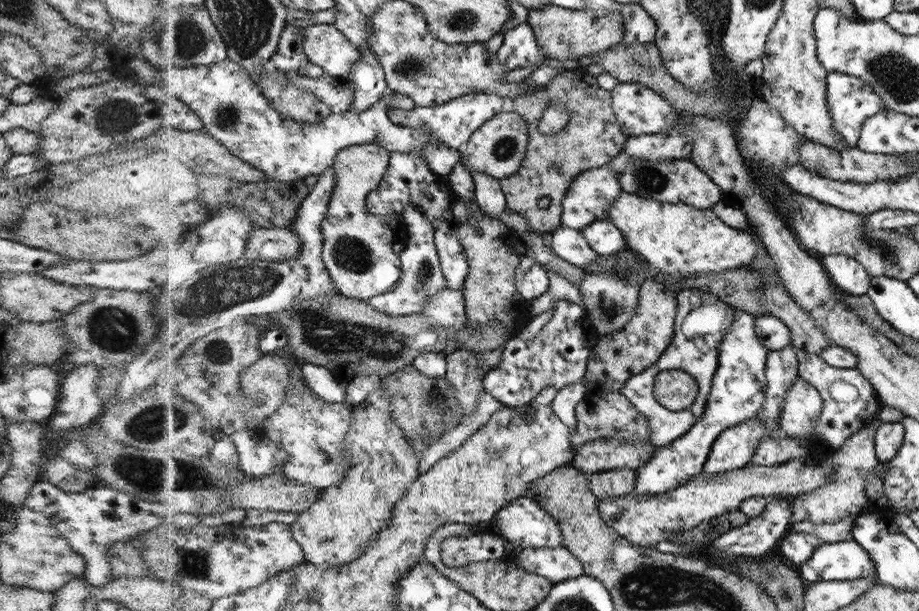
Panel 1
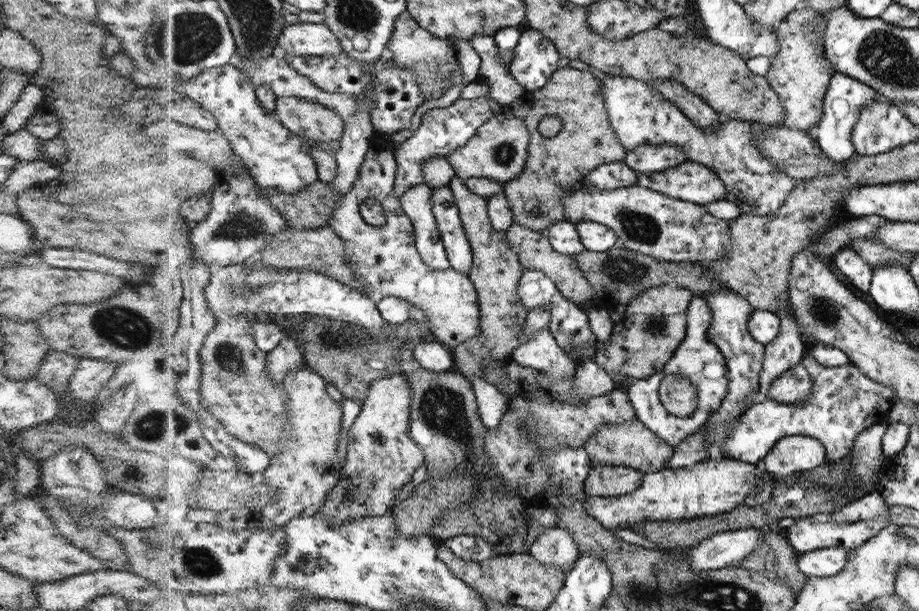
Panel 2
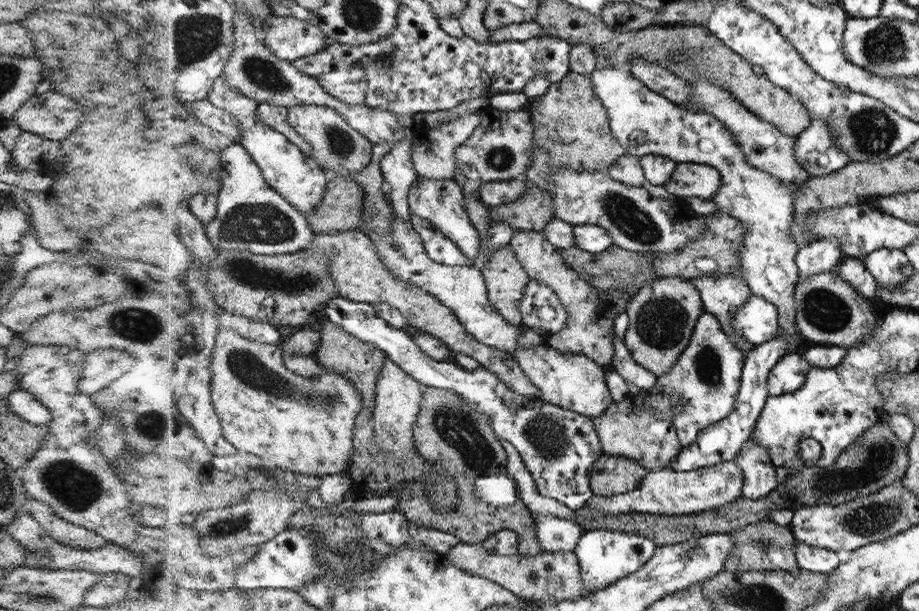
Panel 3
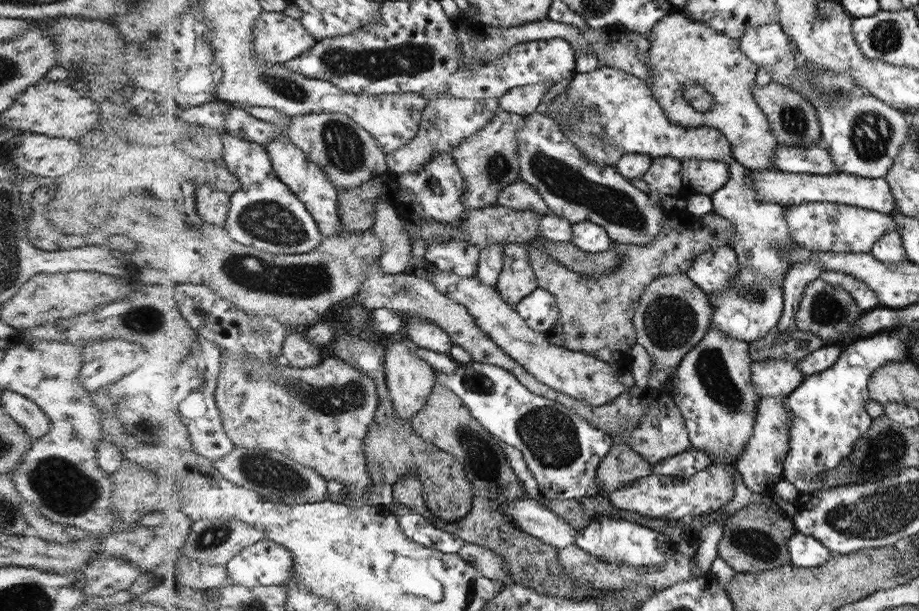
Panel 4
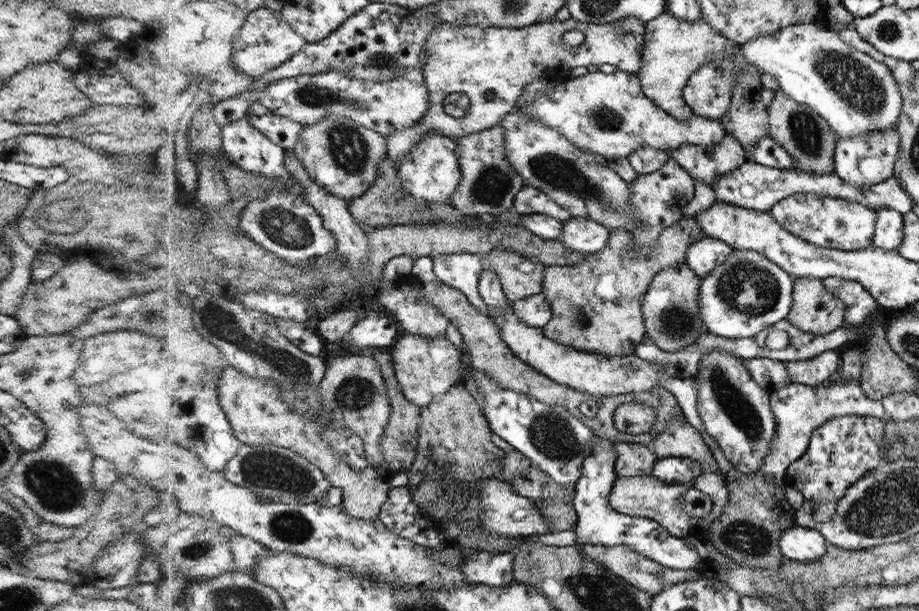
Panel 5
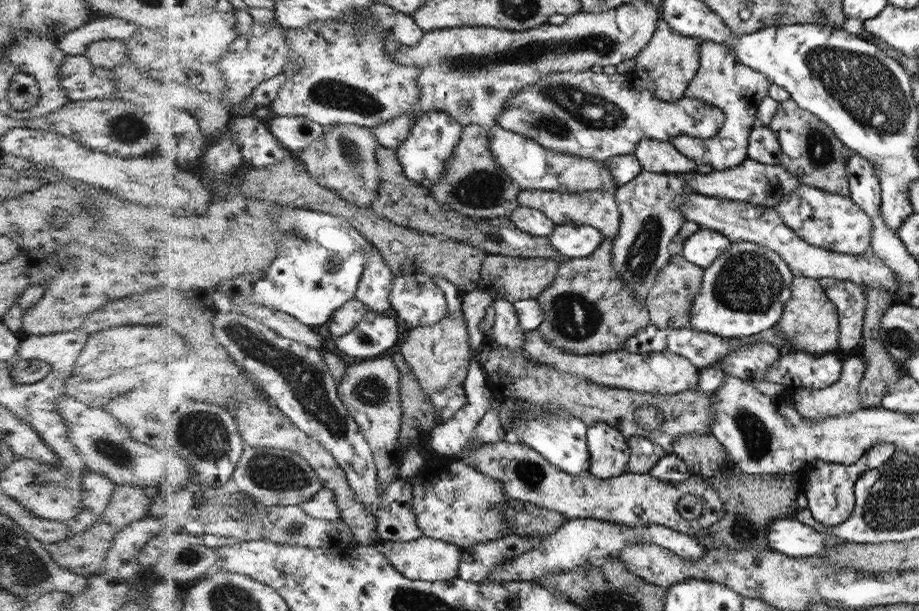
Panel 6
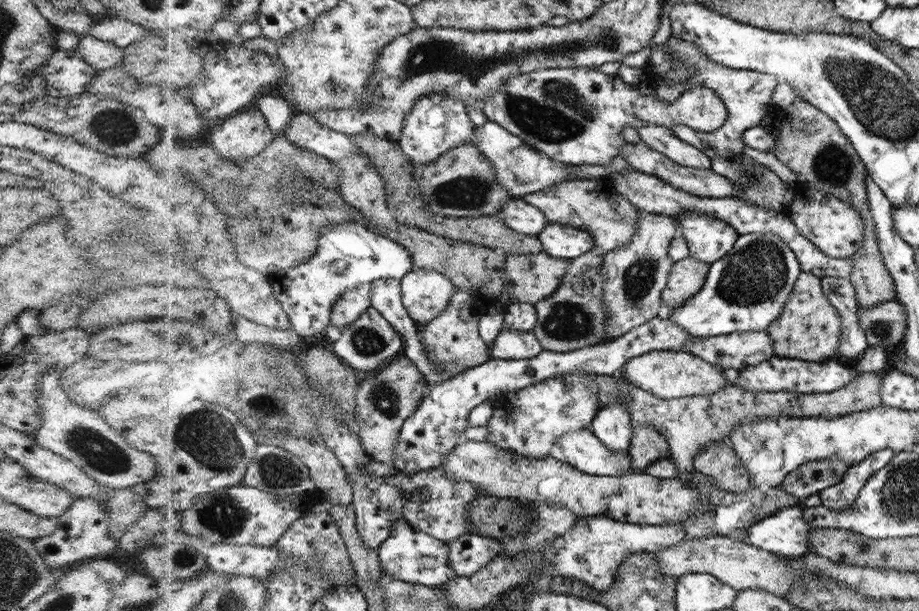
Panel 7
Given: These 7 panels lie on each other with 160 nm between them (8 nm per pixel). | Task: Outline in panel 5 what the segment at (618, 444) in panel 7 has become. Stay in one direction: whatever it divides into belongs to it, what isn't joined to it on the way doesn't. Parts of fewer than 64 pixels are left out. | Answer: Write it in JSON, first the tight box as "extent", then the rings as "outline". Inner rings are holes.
{"extent":[573,436,702,570],"outline":[[[601,436],[595,437],[595,452],[583,462],[582,476],[575,484],[573,507],[577,513],[574,533],[582,543],[595,546],[626,546],[632,551],[654,561],[654,563],[670,569],[690,570],[698,567],[702,558],[690,548],[687,540],[674,537],[658,522],[648,518],[639,518],[626,514],[619,514],[610,503],[610,494],[618,480],[615,466],[618,462],[618,447]]]}

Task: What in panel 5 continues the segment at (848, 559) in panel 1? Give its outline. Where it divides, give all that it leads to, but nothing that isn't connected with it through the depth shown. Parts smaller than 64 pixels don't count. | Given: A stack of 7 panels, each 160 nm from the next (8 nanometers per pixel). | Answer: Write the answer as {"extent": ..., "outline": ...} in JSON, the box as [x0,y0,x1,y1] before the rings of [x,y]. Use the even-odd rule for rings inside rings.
{"extent":[776,526,827,563],"outline":[[[794,526],[784,532],[776,543],[787,560],[812,563],[827,553],[827,540],[816,530]]]}

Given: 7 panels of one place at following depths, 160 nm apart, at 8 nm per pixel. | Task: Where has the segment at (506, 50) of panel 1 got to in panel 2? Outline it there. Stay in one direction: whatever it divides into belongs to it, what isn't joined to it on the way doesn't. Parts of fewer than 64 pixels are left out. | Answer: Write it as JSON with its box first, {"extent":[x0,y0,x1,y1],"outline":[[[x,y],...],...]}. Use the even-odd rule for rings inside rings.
{"extent":[510,27,561,91],"outline":[[[528,27],[524,28],[521,33],[518,45],[513,49],[515,62],[510,66],[510,74],[525,91],[542,90],[550,83],[554,72],[558,70],[561,55],[552,40],[540,34],[539,30]]]}

